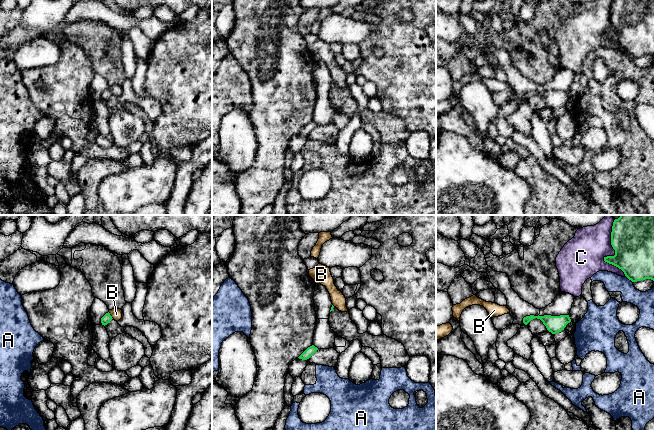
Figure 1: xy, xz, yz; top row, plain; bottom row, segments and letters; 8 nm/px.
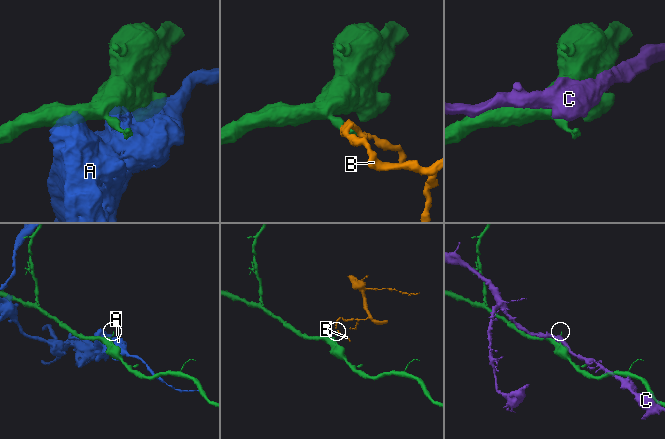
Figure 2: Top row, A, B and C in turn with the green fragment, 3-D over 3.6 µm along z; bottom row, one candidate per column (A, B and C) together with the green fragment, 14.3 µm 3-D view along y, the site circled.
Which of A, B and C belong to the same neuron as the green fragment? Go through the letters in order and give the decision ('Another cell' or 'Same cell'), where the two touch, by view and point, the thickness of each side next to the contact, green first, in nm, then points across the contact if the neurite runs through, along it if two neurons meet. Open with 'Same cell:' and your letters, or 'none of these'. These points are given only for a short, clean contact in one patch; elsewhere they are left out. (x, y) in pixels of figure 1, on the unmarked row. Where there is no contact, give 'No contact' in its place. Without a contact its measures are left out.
Same cell: none of these
A: Another cell. Touches green at yz (629, 55). Thickness 320 nm (green) against 150 nm
B: Another cell. Touches green at xy (110, 91). Thickness 70 nm (green) against 90 nm. Boundary: xy (108, 88), (113, 94)
C: Another cell. Touches green at yz (611, 32). Thickness 320 nm (green) against 340 nm

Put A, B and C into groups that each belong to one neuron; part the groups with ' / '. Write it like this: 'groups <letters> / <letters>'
groups A / B / C

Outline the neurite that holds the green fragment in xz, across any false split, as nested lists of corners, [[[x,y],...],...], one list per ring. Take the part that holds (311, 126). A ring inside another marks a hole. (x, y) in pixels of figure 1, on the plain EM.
[[[314,121],[308,123],[298,134],[302,136],[309,135],[316,127],[318,126],[317,123]]]

